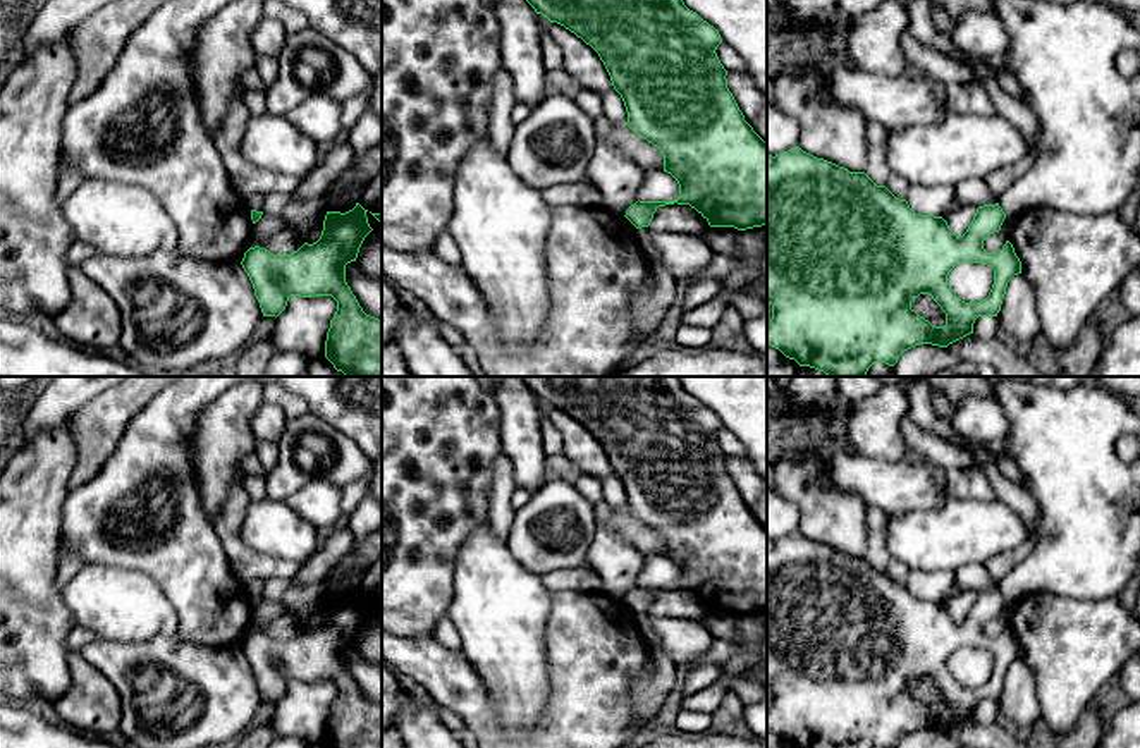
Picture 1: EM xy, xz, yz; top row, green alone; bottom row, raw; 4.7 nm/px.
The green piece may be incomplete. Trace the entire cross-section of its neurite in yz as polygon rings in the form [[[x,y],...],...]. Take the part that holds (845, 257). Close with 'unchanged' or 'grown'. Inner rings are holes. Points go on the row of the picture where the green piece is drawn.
[[[800,146],[775,156],[767,153],[767,301],[772,304],[767,344],[827,377],[865,377],[873,363],[894,366],[904,351],[920,344],[947,347],[973,334],[978,316],[997,316],[1008,282],[1021,273],[1009,241],[997,253],[984,249],[984,241],[1001,230],[1004,218],[999,203],[978,206],[966,232],[956,236],[942,217],[915,213],[906,199],[877,186],[865,172],[849,172]],[[965,261],[994,270],[992,289],[980,303],[961,301],[947,284],[949,272]],[[920,294],[929,294],[946,313],[944,327],[932,325],[911,308]]]; unchanged

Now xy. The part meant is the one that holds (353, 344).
[[[359,203],[346,213],[327,212],[316,242],[291,254],[254,246],[241,261],[263,316],[279,316],[291,296],[332,296],[337,311],[330,320],[325,358],[346,377],[382,377],[382,320],[359,306],[346,282],[346,265],[356,261],[373,230]]]; unchanged

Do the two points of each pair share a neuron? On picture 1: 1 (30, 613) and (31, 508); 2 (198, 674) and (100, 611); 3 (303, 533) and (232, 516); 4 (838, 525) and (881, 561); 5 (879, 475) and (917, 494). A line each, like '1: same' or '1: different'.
1: same
2: different
3: different
4: different
5: same

